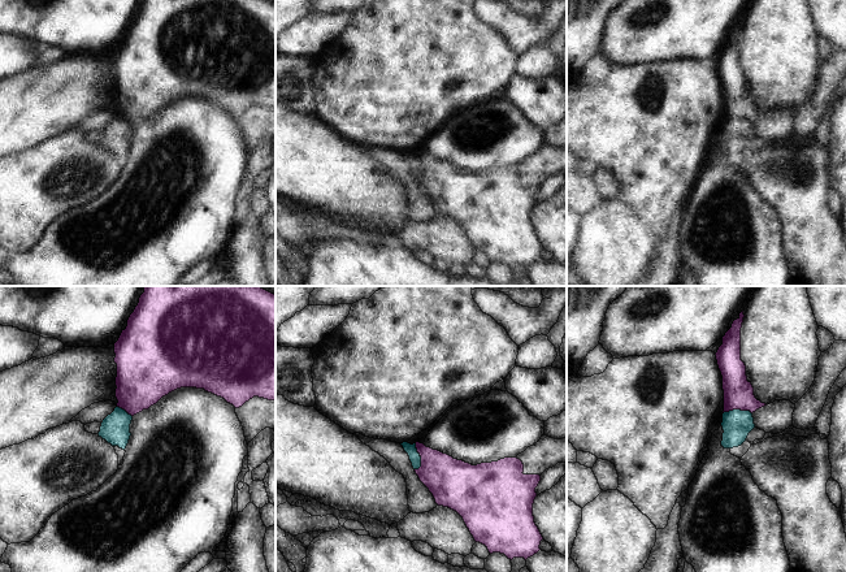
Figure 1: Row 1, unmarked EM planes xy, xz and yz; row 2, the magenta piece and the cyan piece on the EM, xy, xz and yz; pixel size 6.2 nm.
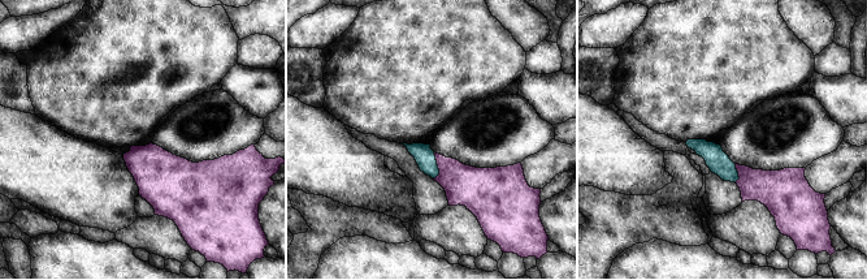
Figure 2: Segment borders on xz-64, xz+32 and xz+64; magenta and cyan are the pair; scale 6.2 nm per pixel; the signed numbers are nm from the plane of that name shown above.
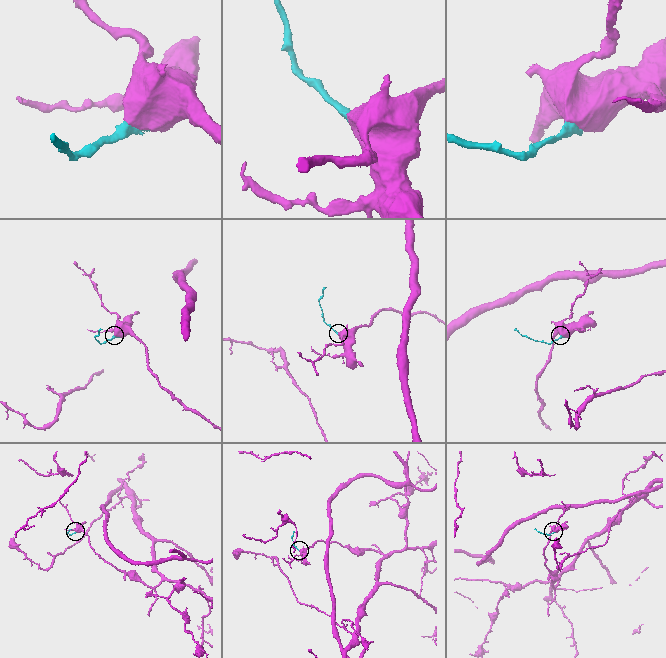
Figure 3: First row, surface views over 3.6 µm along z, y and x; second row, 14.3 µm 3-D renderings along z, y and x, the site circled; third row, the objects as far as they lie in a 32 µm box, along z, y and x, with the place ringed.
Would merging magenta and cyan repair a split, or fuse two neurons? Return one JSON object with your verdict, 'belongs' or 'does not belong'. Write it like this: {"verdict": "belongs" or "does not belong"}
{"verdict": "does not belong"}

